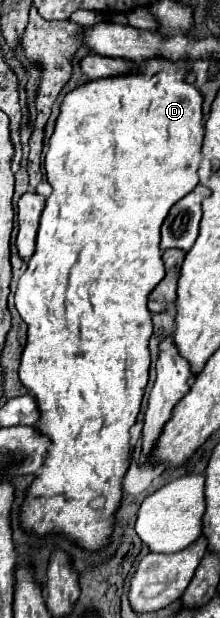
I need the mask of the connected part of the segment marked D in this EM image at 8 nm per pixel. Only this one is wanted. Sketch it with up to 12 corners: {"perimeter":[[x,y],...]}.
{"perimeter":[[188,59],[66,93],[18,281],[46,463],[20,521],[100,549],[148,383]]}

